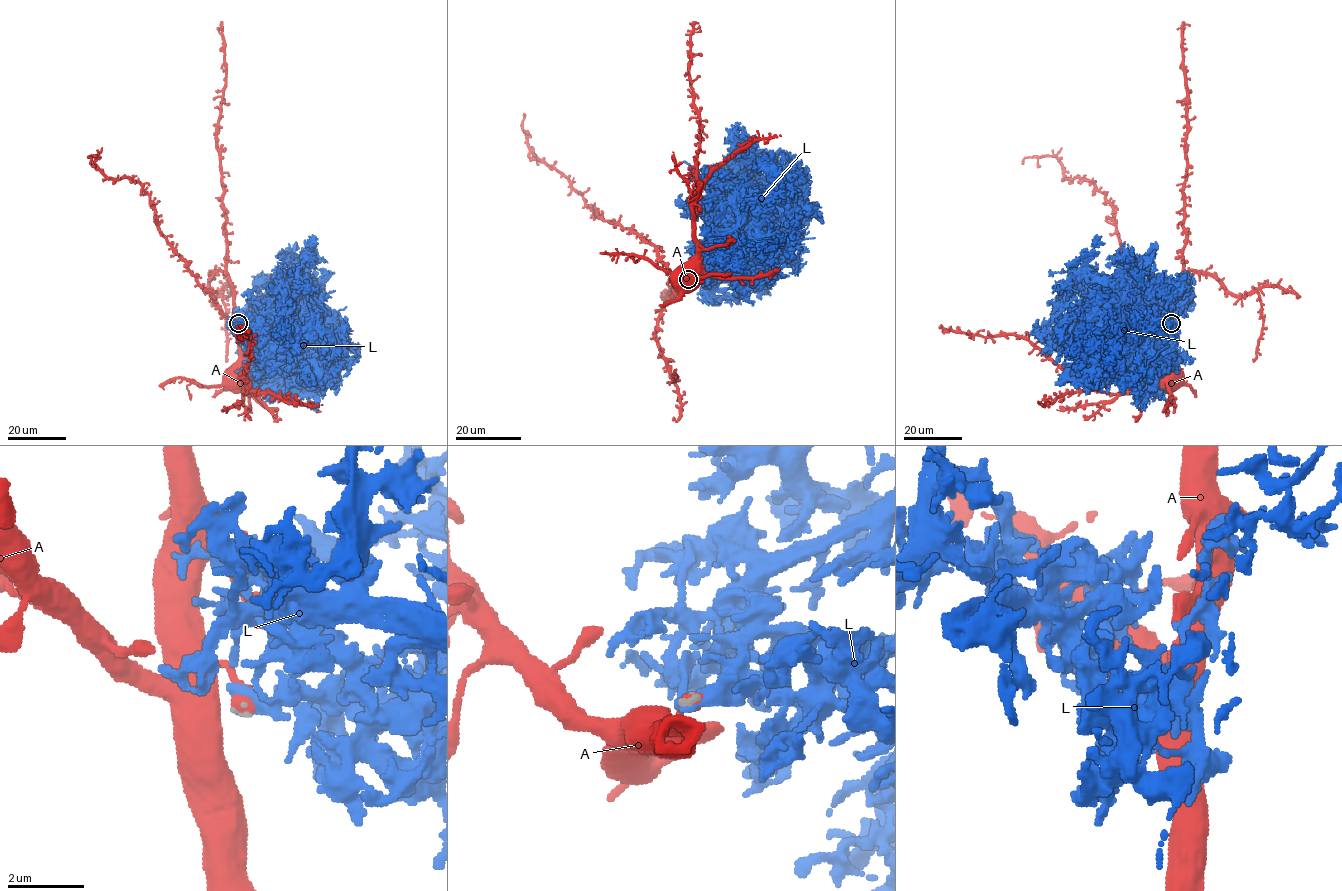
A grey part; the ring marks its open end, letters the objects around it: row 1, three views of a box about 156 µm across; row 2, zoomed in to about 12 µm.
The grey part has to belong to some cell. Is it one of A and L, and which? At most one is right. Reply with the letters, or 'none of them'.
A

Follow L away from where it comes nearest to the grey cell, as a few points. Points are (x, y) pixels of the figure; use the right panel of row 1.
L: (1172, 324), (1161, 316), (1135, 316), (1119, 321), (1113, 328)

